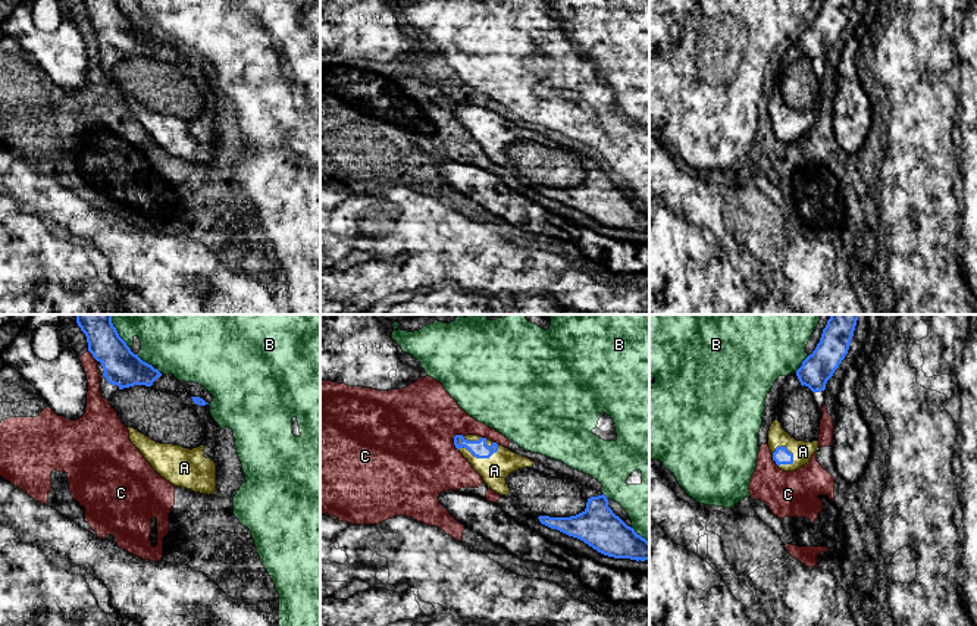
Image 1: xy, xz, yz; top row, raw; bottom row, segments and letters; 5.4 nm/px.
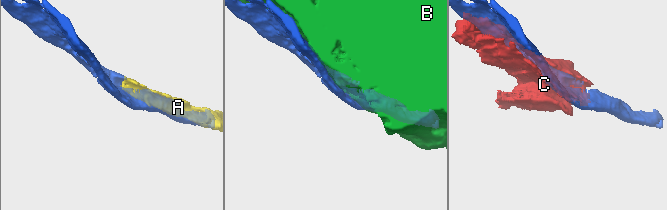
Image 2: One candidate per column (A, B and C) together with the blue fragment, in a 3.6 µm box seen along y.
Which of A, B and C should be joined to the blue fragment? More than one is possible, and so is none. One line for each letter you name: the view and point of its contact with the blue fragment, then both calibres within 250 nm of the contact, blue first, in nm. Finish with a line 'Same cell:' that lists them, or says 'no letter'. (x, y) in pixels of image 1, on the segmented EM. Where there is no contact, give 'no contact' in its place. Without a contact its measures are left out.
A: contact yz (786, 448); calibres 90 and 120 nm
Same cell: A

